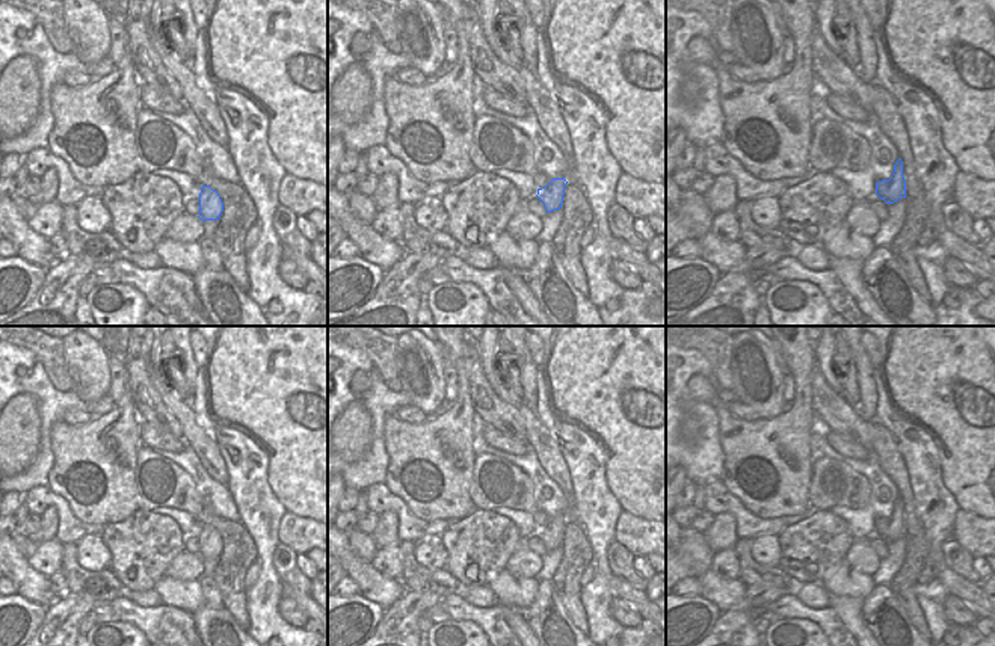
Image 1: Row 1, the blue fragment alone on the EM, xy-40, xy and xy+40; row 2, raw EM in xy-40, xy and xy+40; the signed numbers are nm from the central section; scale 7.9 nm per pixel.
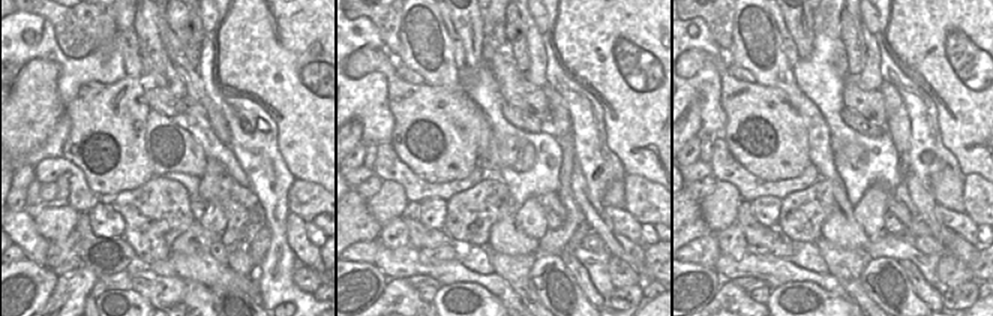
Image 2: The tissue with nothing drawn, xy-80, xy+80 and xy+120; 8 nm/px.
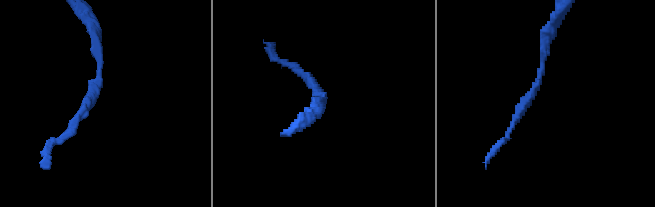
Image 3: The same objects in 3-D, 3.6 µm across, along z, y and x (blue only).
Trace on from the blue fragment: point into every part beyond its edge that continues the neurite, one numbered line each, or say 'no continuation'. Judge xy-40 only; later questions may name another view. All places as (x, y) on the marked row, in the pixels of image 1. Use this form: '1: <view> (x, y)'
no continuation

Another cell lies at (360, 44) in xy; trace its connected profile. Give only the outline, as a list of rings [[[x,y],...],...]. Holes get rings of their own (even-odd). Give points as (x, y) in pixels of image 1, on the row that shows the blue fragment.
[[[362,32],[355,33],[350,41],[350,53],[355,57],[359,57],[359,56],[365,54],[368,51],[368,48],[370,48],[370,38]]]

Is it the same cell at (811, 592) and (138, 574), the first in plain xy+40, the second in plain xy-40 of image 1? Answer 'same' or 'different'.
different

